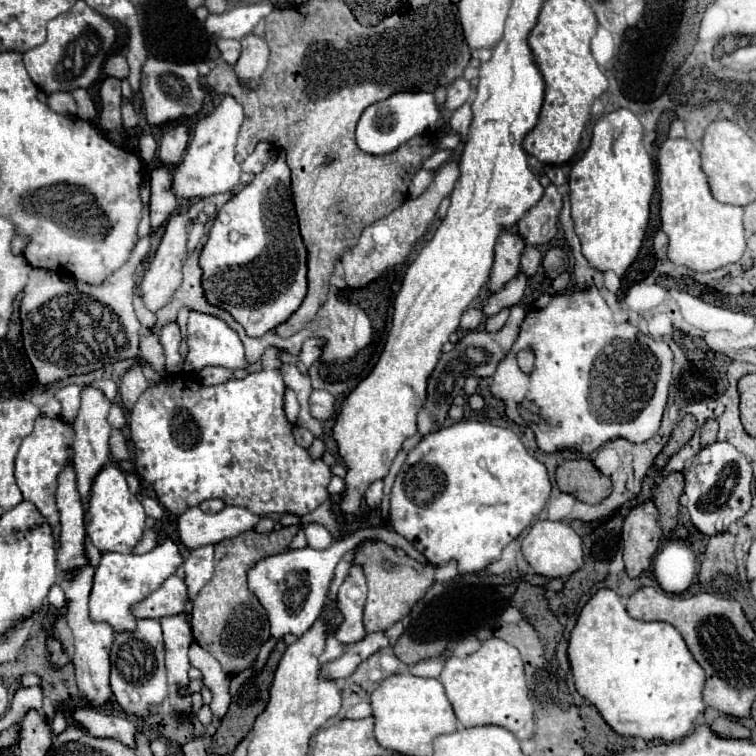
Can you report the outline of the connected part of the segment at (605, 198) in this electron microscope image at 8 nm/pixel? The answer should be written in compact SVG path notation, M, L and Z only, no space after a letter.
M616 109L602 115L592 129L588 151L572 165L568 175L572 221L582 241L582 253L594 269L610 269L618 277L632 265L642 247L656 185L652 157L644 149L642 137L642 123L632 111Z

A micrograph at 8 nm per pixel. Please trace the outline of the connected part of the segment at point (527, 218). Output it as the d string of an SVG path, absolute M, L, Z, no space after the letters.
M548 185L542 201L526 211L526 215L518 221L518 229L526 245L544 245L556 235L556 215L560 209L562 197L554 185Z

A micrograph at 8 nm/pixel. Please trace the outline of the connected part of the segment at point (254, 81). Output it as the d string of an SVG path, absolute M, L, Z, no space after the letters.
M250 33L242 39L242 53L238 63L234 65L242 83L246 83L248 87L256 87L260 83L260 75L264 73L268 63L268 53L270 49L264 37Z

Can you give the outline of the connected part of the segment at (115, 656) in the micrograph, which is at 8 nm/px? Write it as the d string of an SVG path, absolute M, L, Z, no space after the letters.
M138 619L134 631L116 633L110 659L112 659L110 687L114 691L116 701L128 715L146 717L150 705L160 705L168 697L162 629L156 619Z

